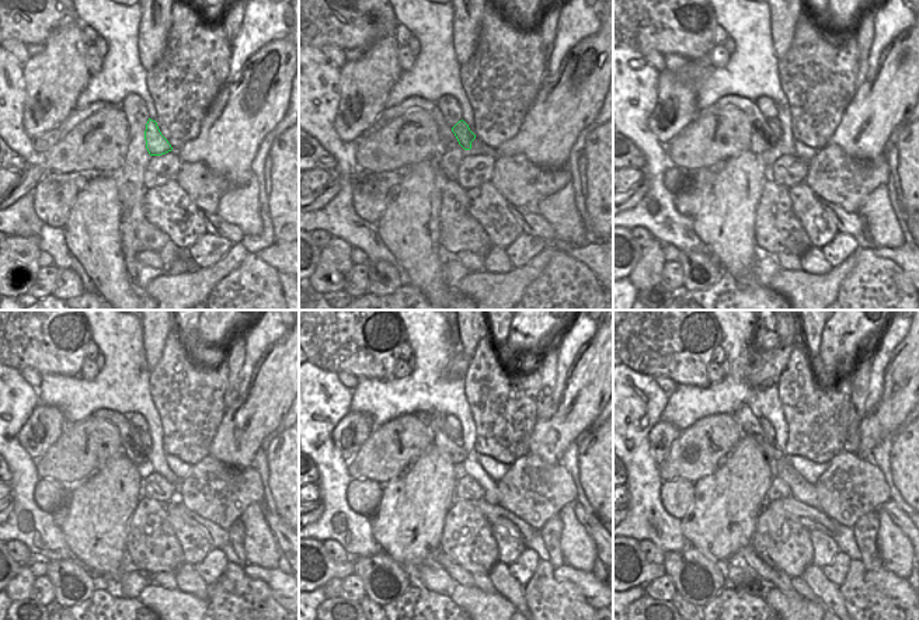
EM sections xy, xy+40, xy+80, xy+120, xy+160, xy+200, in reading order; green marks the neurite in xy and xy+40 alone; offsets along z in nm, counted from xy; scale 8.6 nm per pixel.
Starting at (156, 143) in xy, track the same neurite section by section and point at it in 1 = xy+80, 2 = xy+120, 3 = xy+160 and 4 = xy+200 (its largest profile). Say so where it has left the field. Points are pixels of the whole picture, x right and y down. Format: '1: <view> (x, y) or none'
1: xy+80 (773, 124)
2: xy+120 (143, 436)
3: xy+160 (437, 420)
4: xy+200 (744, 417)

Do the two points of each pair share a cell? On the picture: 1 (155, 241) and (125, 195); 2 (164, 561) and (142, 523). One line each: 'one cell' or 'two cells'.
1: one cell
2: one cell

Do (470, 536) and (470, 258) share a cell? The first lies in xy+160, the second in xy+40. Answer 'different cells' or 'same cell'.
different cells

